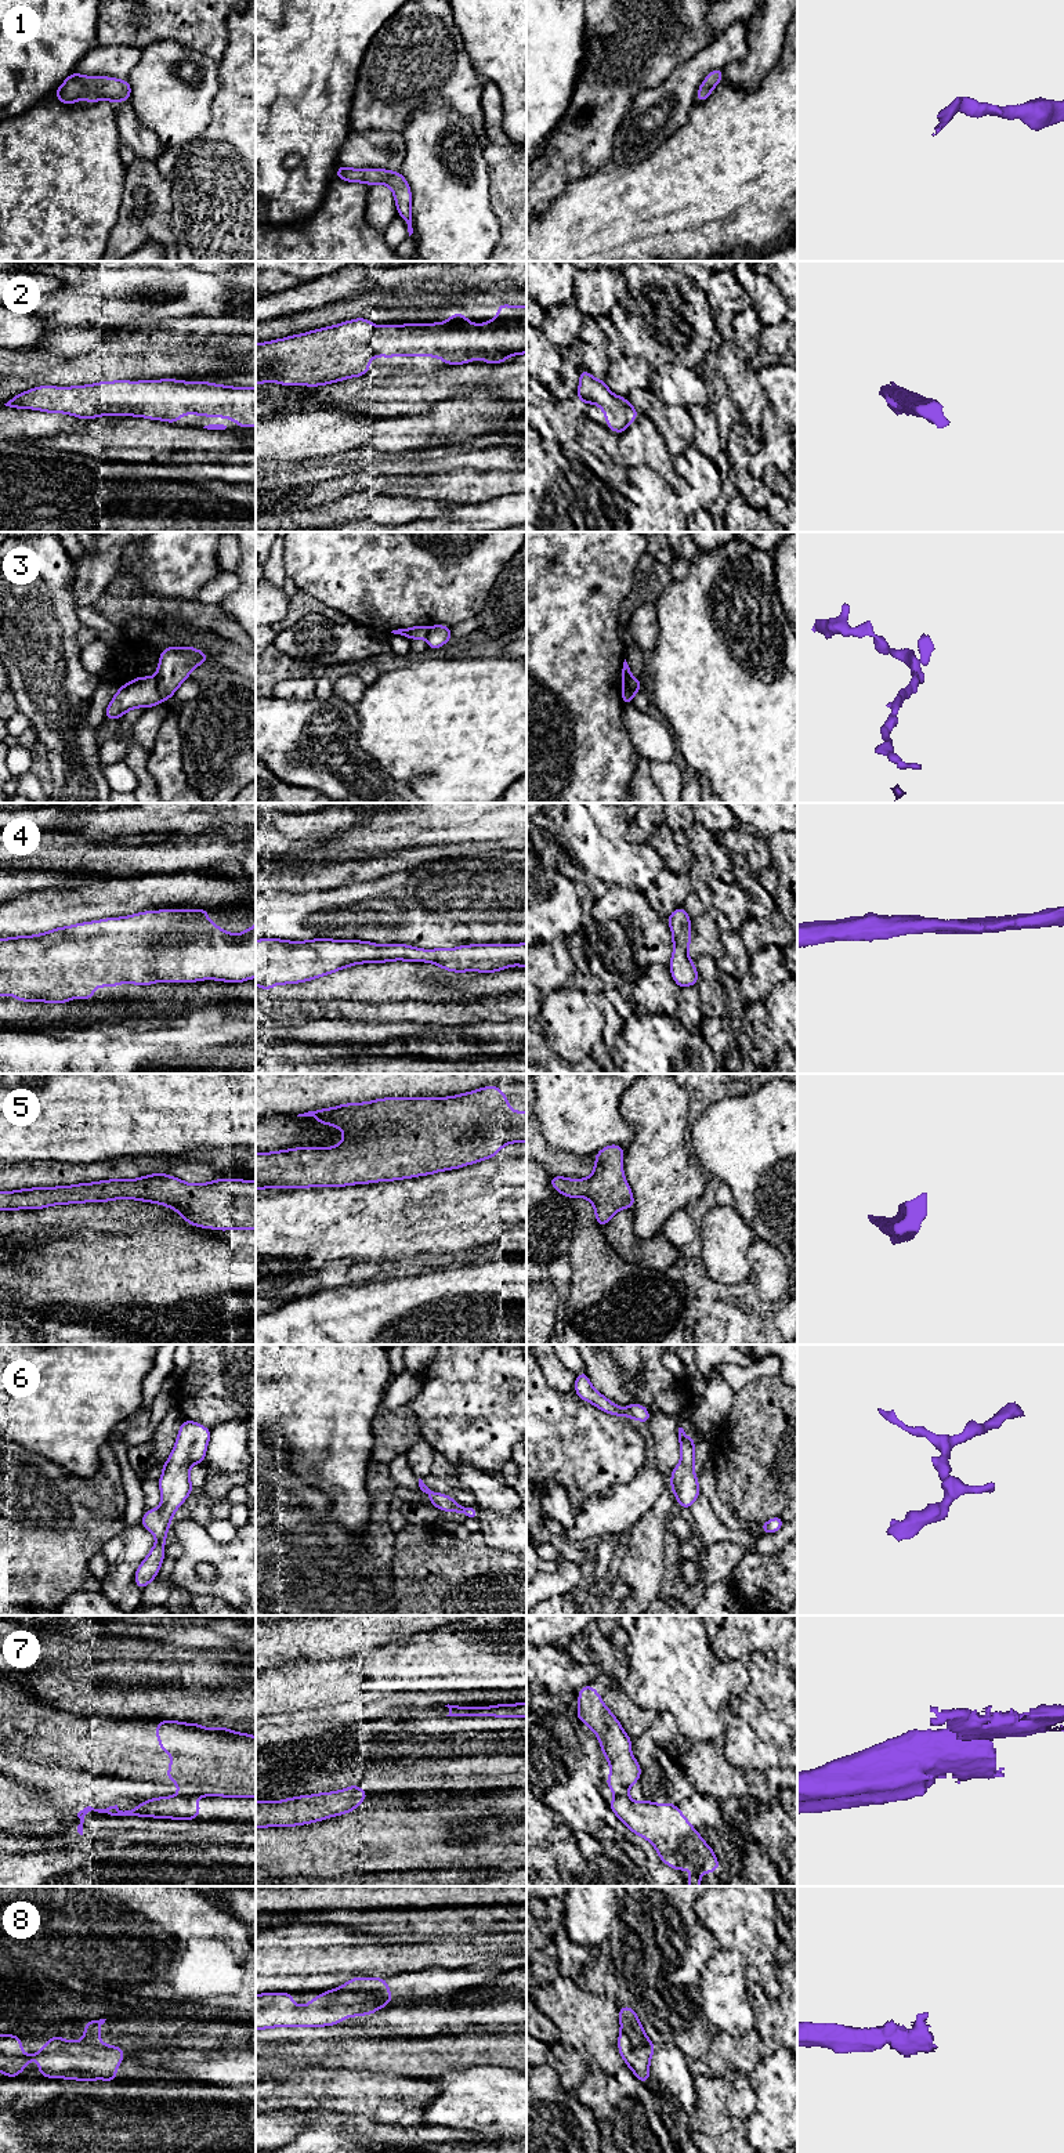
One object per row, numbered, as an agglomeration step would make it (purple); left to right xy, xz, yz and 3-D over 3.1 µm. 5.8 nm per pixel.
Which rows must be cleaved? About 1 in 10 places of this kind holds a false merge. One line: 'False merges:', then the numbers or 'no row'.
False merges: 3, 7

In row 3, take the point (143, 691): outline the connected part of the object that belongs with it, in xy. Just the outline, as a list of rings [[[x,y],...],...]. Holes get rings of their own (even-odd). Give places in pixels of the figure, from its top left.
[[[137,676],[133,681],[120,685],[105,710],[105,719],[117,720],[134,708],[153,708],[162,702],[156,677]]]

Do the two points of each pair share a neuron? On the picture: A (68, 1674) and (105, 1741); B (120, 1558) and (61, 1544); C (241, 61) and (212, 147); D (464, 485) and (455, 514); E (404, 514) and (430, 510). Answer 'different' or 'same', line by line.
A: different
B: different
C: same
D: different
E: same

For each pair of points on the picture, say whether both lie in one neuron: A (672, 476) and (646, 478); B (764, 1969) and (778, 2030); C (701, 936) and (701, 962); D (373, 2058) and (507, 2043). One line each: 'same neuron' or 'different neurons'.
A: different neurons
B: different neurons
C: different neurons
D: same neuron

